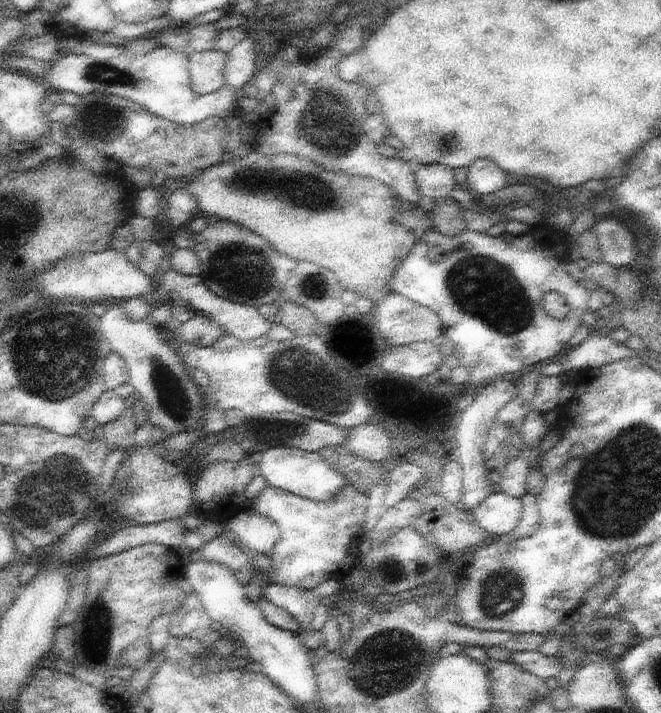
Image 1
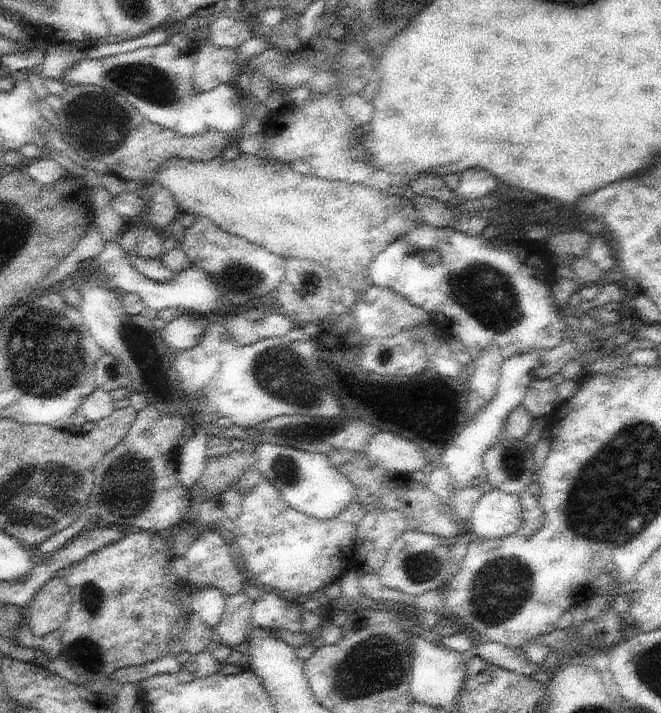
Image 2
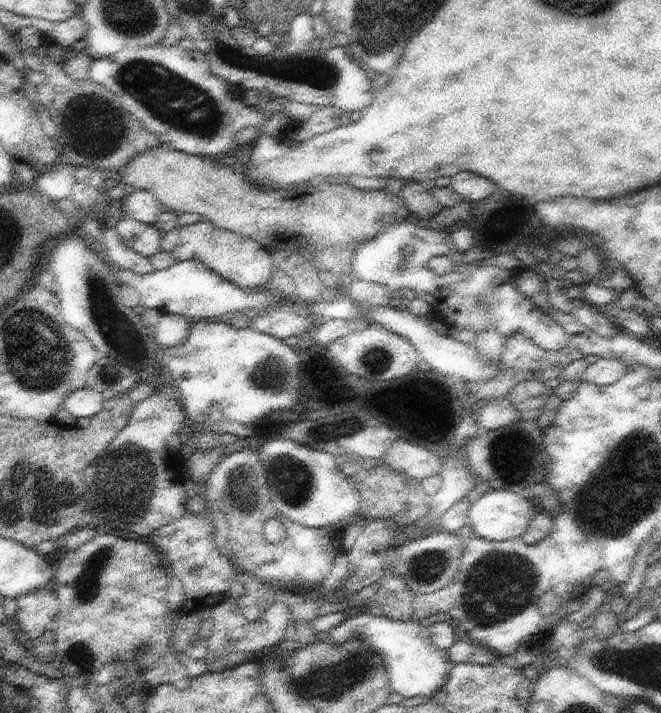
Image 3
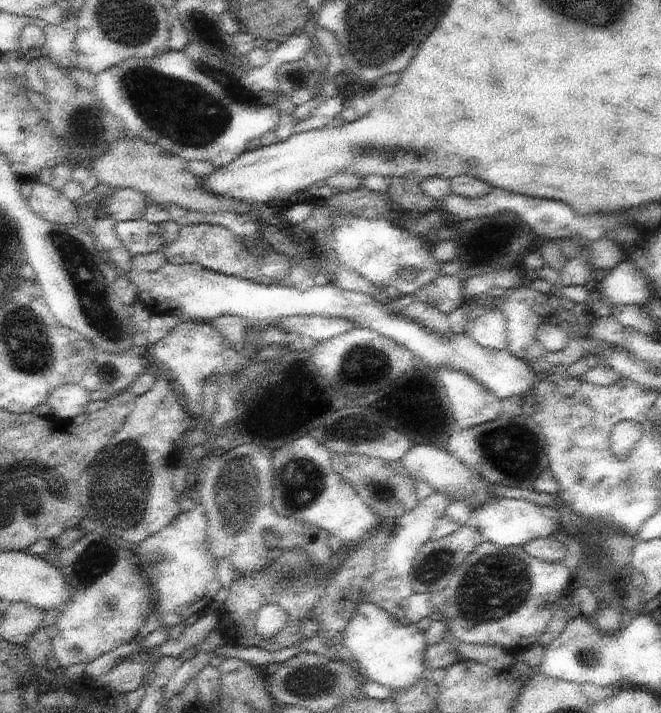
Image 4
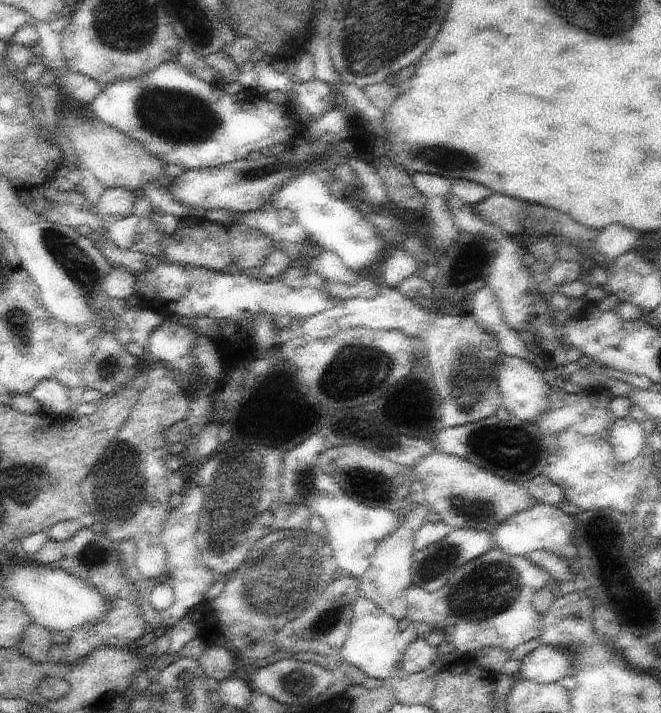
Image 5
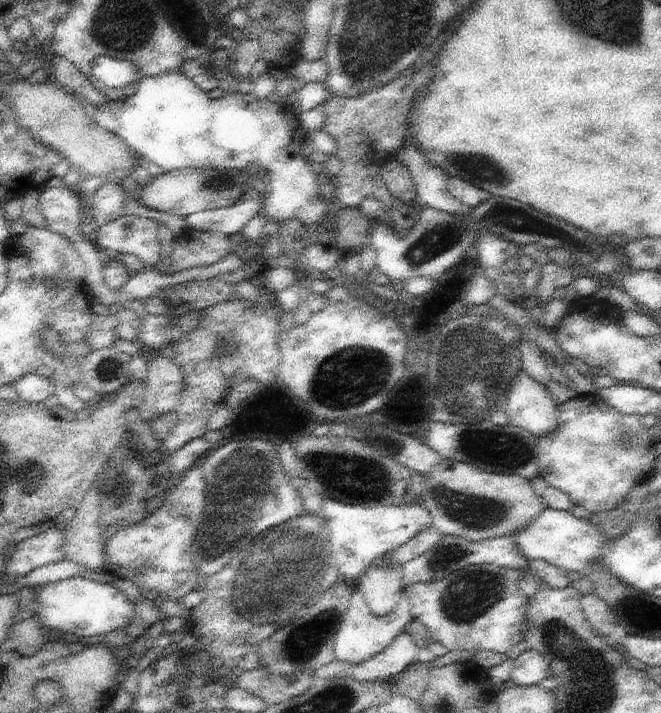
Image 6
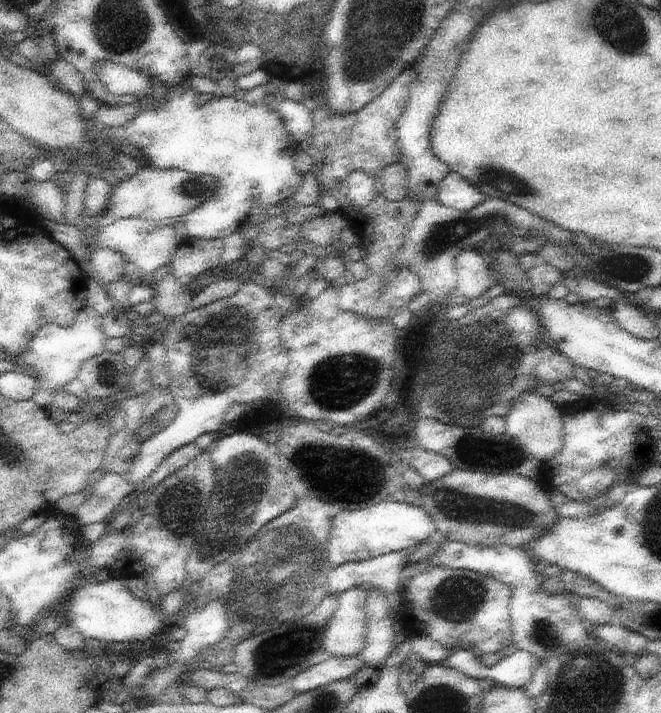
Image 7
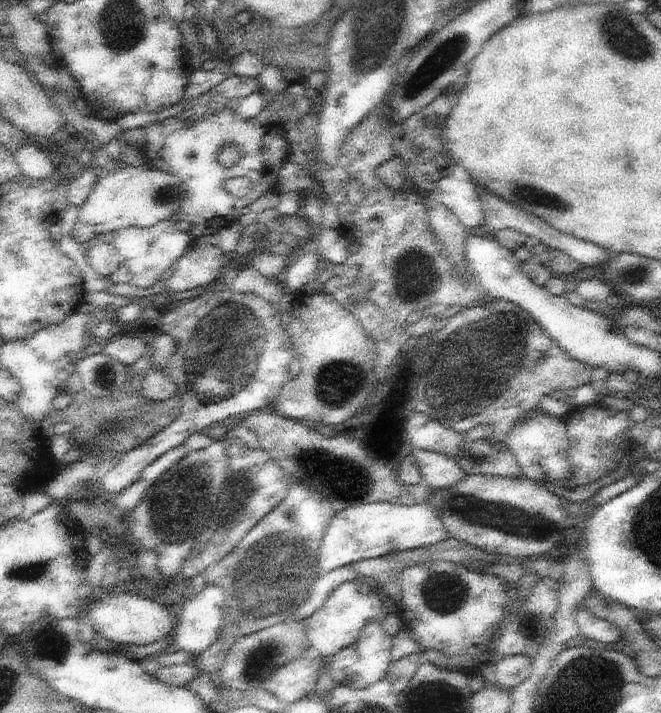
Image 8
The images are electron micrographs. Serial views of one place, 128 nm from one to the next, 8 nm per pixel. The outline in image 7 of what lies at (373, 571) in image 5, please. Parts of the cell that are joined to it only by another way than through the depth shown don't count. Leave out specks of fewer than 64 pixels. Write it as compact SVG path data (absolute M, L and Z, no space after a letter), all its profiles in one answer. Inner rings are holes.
M368 588L366 605L368 616L368 636L366 648L358 654L357 658L364 660L360 672L349 678L358 686L374 686L381 677L381 668L384 668L386 658L394 648L395 620L390 616L389 594L380 588Z

